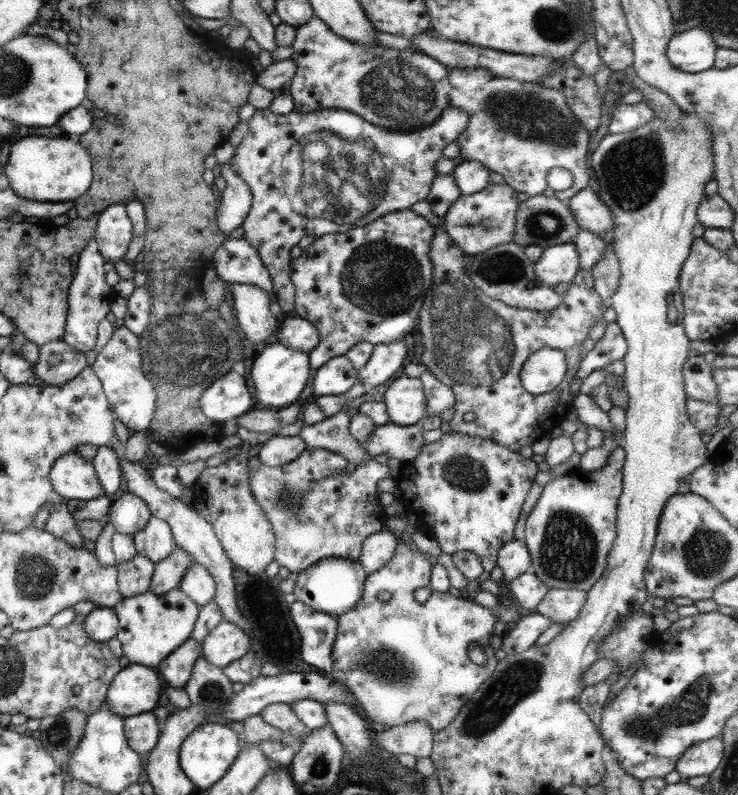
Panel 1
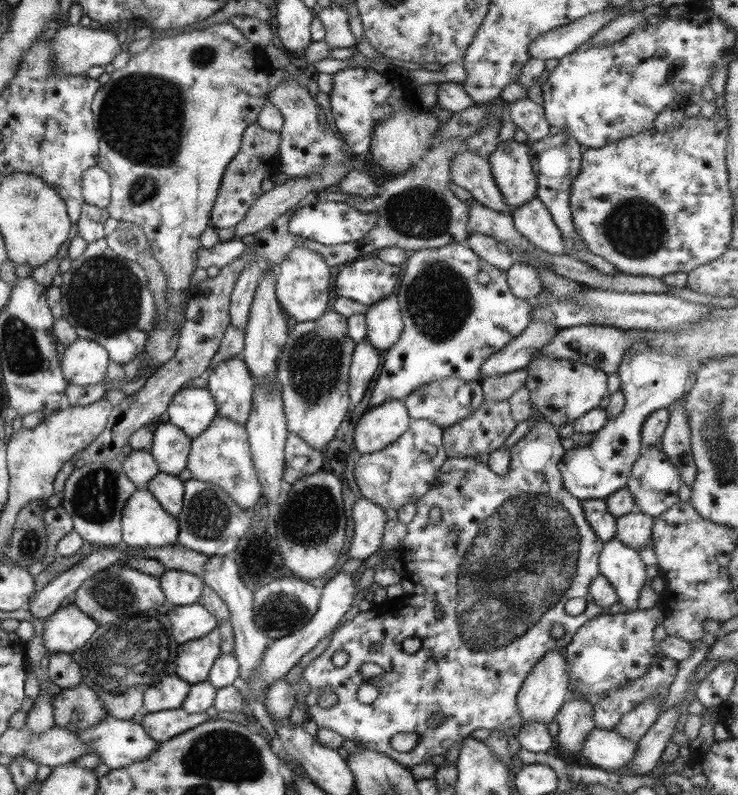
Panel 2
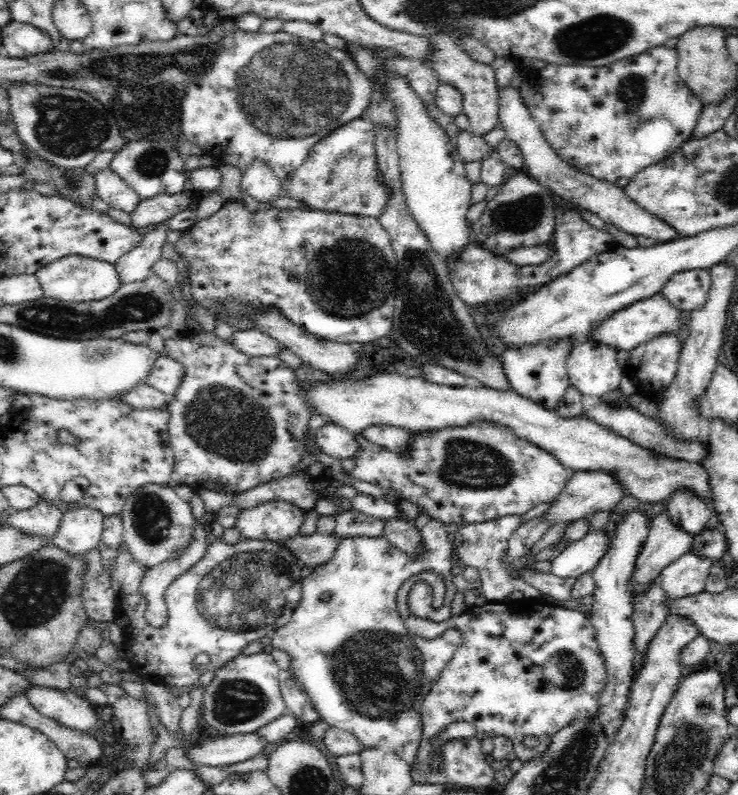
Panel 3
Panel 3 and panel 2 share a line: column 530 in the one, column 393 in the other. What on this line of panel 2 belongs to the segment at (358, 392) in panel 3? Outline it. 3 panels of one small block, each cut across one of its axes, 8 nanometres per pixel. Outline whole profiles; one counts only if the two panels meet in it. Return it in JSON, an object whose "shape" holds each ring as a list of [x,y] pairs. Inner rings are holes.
{"shape":[[[403,399],[367,408],[354,428],[354,448],[358,454],[378,452],[395,442],[409,428],[410,421]]]}

